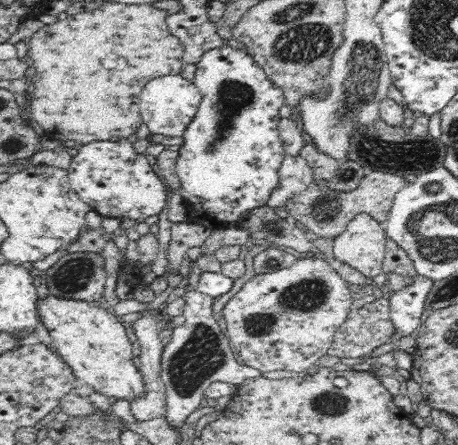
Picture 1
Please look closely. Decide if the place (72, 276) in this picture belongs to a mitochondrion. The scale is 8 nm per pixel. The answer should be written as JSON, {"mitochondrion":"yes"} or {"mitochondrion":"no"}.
{"mitochondrion":"yes"}

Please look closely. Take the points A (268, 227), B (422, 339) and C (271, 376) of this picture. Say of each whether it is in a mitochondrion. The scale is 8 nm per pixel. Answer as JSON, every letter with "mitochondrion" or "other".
{"A":"mitochondrion","B":"other","C":"other"}

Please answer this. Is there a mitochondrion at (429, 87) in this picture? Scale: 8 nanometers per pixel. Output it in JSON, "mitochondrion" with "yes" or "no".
{"mitochondrion":"no"}

